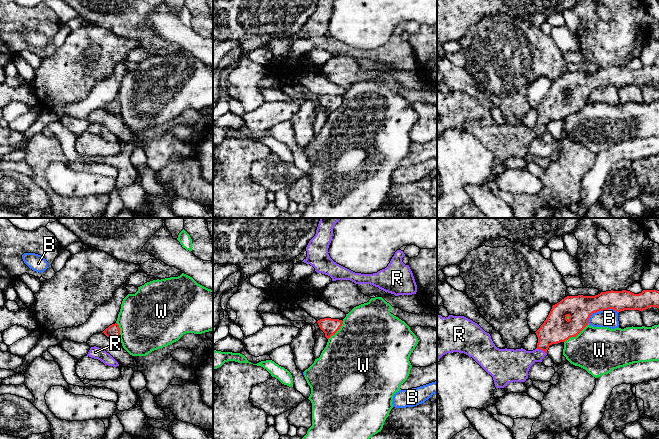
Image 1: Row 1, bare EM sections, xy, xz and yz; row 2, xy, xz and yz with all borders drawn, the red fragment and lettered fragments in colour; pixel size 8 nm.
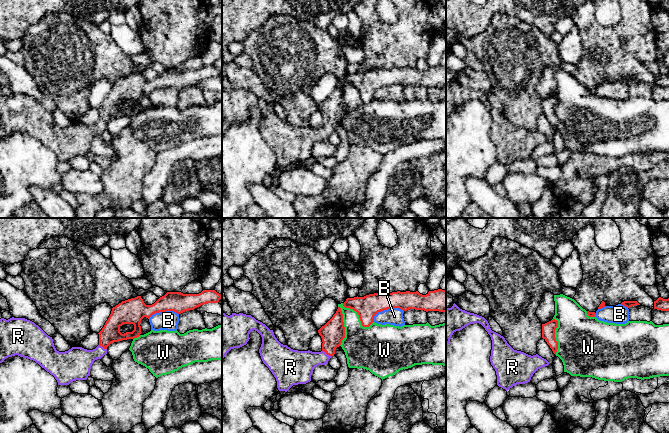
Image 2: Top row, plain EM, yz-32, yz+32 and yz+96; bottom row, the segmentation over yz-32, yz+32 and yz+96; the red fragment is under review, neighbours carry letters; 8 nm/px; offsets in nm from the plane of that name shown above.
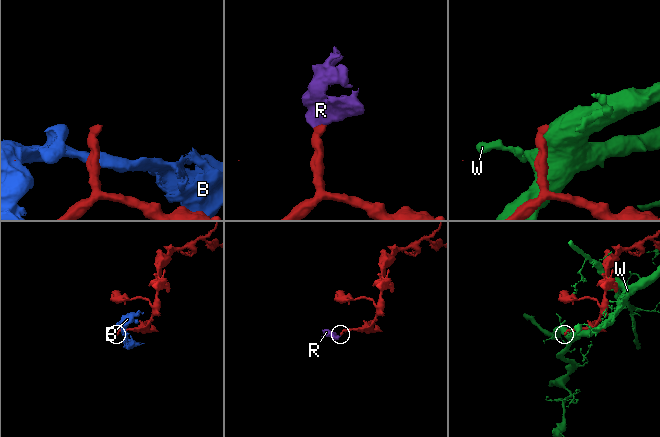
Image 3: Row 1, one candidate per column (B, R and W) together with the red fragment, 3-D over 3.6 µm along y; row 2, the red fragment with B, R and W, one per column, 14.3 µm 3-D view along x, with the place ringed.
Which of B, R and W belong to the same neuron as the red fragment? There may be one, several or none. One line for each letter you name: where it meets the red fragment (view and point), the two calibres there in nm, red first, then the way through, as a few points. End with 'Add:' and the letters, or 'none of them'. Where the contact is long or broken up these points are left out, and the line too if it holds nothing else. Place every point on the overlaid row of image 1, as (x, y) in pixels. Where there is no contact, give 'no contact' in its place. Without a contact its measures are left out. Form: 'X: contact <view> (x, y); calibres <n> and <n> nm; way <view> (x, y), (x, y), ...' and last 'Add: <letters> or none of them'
R: contact yz (541, 349); calibres 220 and 240 nm; way yz (556, 328), (545, 339), (541, 349), (534, 356), (514, 364)
Add: R

